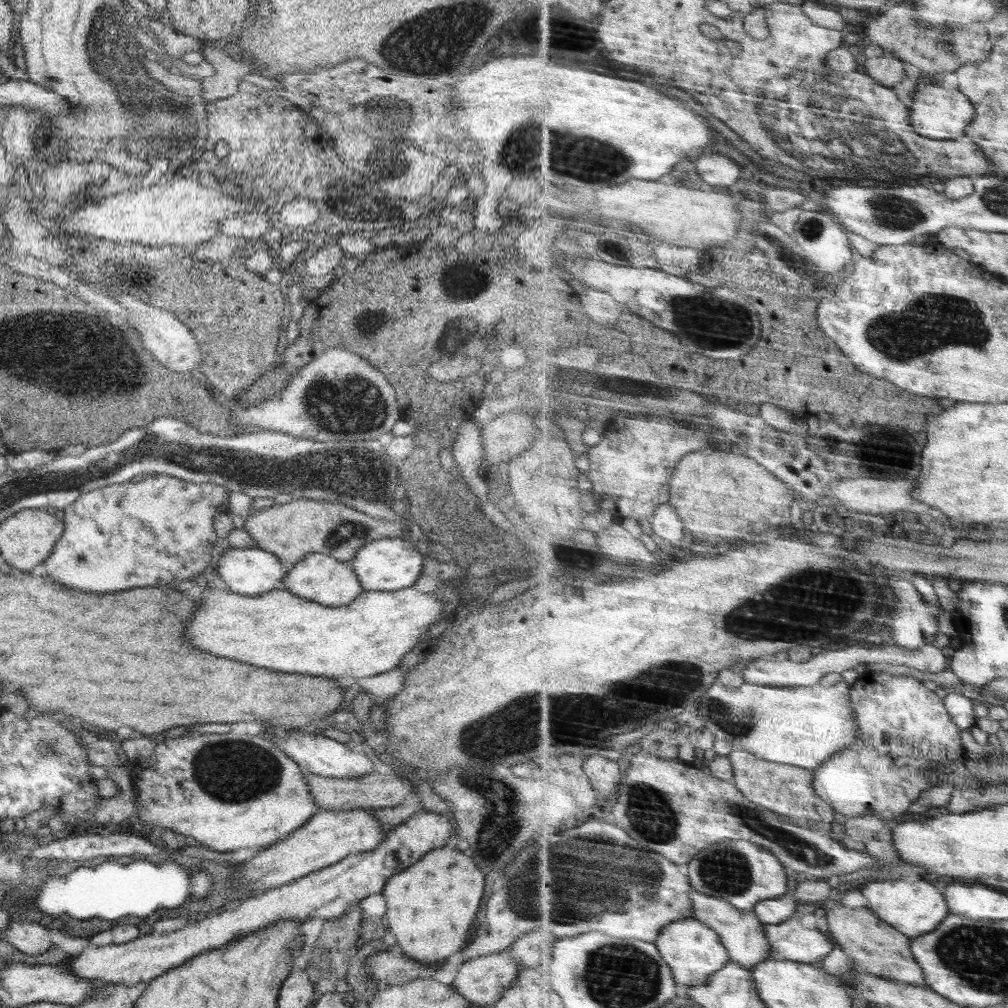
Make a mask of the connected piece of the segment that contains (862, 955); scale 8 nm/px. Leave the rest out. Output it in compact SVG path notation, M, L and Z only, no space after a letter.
M841 903L826 913L830 935L854 959L856 971L872 973L891 981L928 987L925 968L922 968L913 951L913 937L898 930L868 907L850 908Z

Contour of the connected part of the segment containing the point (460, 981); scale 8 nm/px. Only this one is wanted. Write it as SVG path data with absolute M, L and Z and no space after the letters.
M507 951L464 961L451 984L466 1000L478 1006L495 1003L524 968Z

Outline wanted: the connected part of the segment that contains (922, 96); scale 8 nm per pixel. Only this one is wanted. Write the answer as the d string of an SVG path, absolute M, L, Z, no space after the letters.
M931 82L916 87L914 101L910 108L912 124L922 136L937 140L953 140L966 136L974 119L977 118L977 109L974 101L960 88L944 88L942 84Z

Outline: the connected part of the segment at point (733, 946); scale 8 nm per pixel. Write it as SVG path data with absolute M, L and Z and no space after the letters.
M693 890L692 897L694 907L696 907L695 918L709 924L721 933L726 948L729 948L732 961L753 969L757 964L774 958L773 943L769 940L768 933L765 932L766 923L755 911L742 910L730 904L730 901L717 896L708 896L698 890Z

